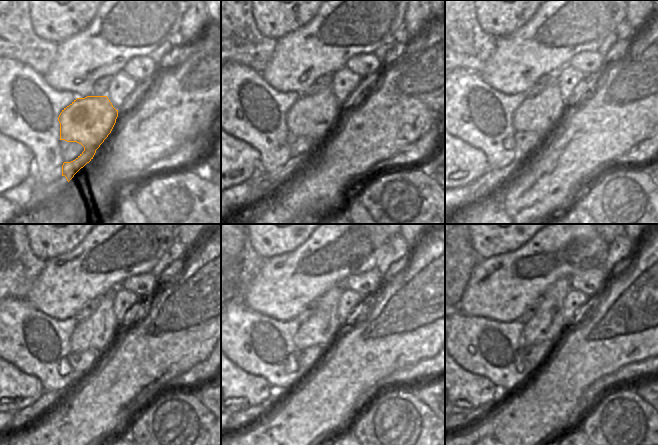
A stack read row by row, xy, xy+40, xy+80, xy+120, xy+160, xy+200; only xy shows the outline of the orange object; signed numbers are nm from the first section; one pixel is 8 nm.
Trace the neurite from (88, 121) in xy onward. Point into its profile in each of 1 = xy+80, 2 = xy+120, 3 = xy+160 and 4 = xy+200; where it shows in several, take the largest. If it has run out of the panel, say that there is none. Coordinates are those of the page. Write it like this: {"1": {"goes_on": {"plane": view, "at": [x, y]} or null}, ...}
{"1": {"goes_on": {"plane": "xy+80", "at": [540, 113]}}, "2": {"goes_on": {"plane": "xy+120", "at": [96, 333]}}, "3": {"goes_on": {"plane": "xy+160", "at": [320, 329]}}, "4": {"goes_on": {"plane": "xy+200", "at": [548, 323]}}}

